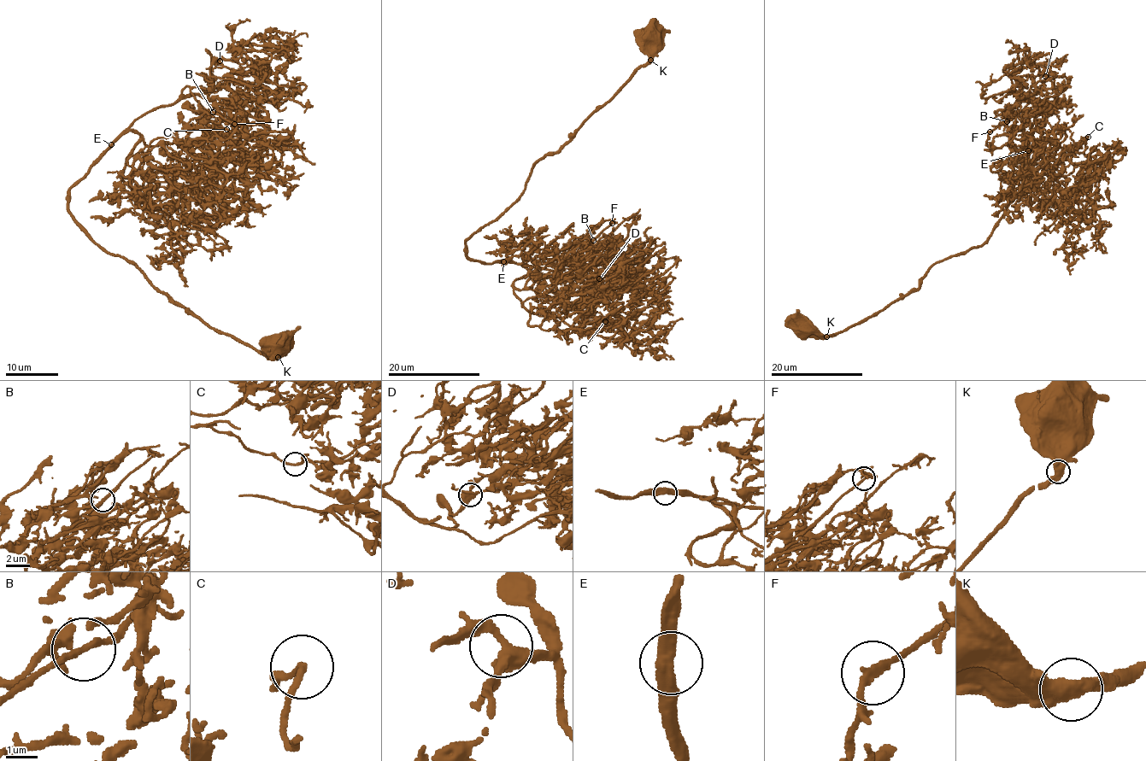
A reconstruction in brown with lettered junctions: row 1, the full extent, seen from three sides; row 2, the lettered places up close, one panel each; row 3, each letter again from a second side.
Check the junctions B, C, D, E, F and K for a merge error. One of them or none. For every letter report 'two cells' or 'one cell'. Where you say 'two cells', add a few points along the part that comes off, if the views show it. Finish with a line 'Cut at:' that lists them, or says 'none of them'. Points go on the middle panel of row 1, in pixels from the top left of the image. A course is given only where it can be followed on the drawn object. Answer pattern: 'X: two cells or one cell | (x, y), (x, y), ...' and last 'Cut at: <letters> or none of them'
B: one cell
C: one cell
D: one cell
E: one cell
F: one cell
K: one cell
Cut at: none of them

